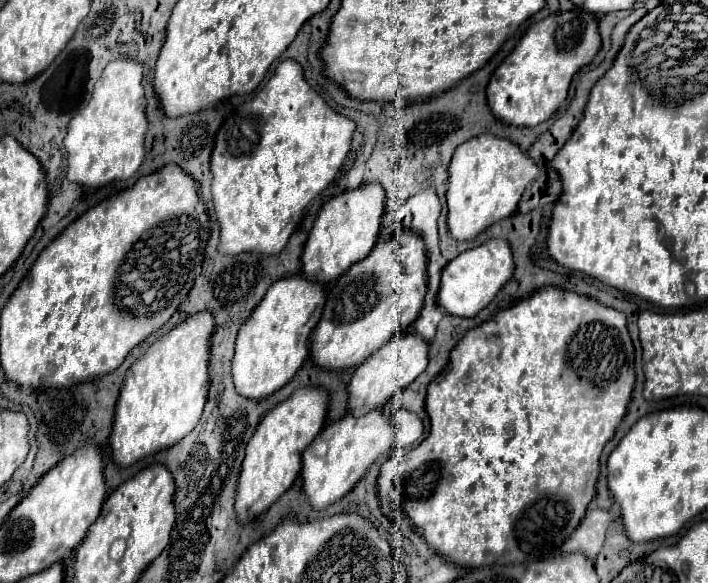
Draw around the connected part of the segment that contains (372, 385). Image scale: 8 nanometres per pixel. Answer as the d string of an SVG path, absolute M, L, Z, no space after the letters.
M414 333L390 339L382 349L372 353L352 375L348 385L348 409L350 413L362 415L372 409L380 409L388 403L392 395L406 389L422 369L428 365L428 343L422 337L414 337Z

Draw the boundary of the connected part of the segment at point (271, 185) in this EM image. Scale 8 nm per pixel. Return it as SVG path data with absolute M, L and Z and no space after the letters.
M282 61L264 89L236 111L236 117L224 121L216 135L212 151L212 201L220 223L218 251L238 255L256 251L262 255L280 253L288 237L300 223L304 207L324 191L336 177L350 151L354 121L332 111L304 81L302 67L294 61Z

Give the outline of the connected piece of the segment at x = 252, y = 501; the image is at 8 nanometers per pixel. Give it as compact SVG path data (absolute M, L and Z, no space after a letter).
M298 389L292 397L276 405L264 415L252 441L246 447L246 457L242 461L242 471L236 487L236 519L238 523L248 523L250 519L262 515L270 505L292 487L300 471L300 457L304 449L322 431L326 421L328 393L324 389Z

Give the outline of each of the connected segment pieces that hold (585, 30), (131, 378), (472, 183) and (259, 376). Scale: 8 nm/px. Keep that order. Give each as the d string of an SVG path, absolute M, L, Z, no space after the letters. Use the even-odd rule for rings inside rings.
M574 9L562 15L560 13L550 15L540 23L532 25L516 43L514 51L506 57L506 61L494 71L486 87L488 107L492 115L498 121L514 127L534 127L546 121L564 103L572 75L582 65L588 65L592 57L598 53L598 49L600 49L598 21L592 13L586 13L582 9ZM566 27L572 29L568 35L564 33Z
M206 311L188 317L170 333L156 339L148 351L128 369L116 403L110 449L114 463L130 467L142 457L154 455L184 439L200 421L210 377L208 351L214 317Z
M478 135L464 141L452 157L448 167L448 217L446 225L456 241L478 237L484 229L516 213L522 191L530 181L538 177L538 167L522 155L522 151L508 139L496 135Z
M302 275L276 281L238 331L232 359L236 391L248 399L266 399L284 387L308 357L310 333L316 327L322 309L324 291L320 283L312 283Z

